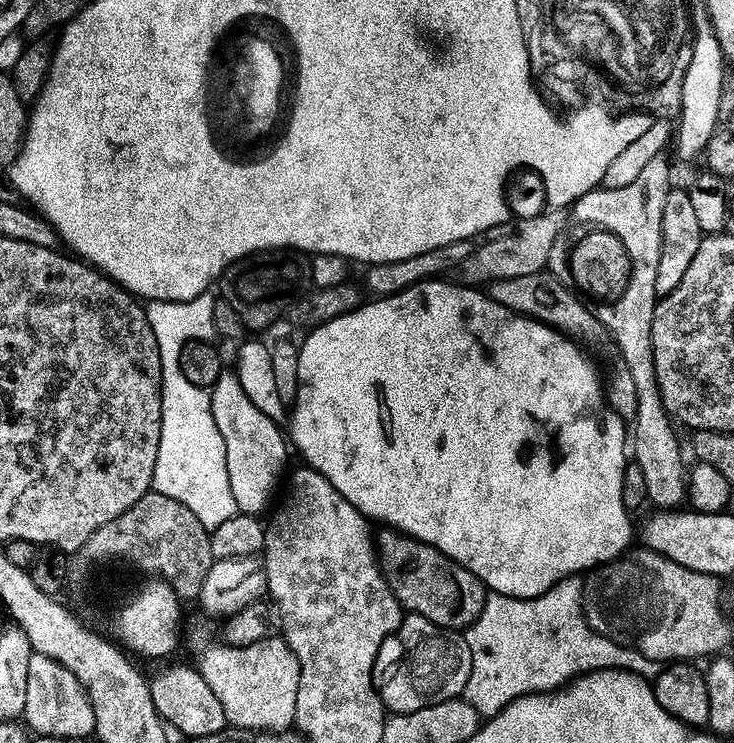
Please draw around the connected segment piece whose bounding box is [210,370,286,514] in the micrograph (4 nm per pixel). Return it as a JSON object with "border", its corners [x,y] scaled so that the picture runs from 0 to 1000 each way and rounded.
{"border":[[[305,498],[286,521],[292,568],[307,595],[308,634],[312,639],[313,658],[319,665],[319,676],[328,690],[354,692],[365,678],[365,666],[376,657],[376,645],[387,630],[387,598],[390,603],[390,587],[381,583],[383,572],[369,565],[346,541],[335,533],[335,525],[330,522],[327,506],[313,498]]]}

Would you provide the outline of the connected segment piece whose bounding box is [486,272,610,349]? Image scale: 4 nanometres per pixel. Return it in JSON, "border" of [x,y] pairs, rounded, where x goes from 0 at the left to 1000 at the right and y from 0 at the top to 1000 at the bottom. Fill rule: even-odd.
{"border":[[[729,366],[711,374],[693,377],[672,377],[663,384],[662,396],[676,409],[710,425],[721,425],[734,436],[747,436],[770,452],[800,466],[802,470],[817,468],[830,462],[831,454],[826,439],[815,433],[815,428],[786,401],[770,382],[760,380],[756,370]]]}

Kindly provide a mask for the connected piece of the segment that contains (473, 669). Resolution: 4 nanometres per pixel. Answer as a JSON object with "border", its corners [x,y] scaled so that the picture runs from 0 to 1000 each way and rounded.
{"border":[[[785,775],[763,781],[749,794],[721,808],[707,808],[696,799],[670,799],[657,816],[657,826],[635,848],[640,869],[640,913],[632,925],[632,943],[655,965],[677,964],[698,942],[723,937],[726,931],[756,931],[798,904],[816,904],[820,899],[842,899],[868,907],[881,906],[886,890],[875,879],[851,872],[838,861],[817,856],[796,833],[793,786]]]}

